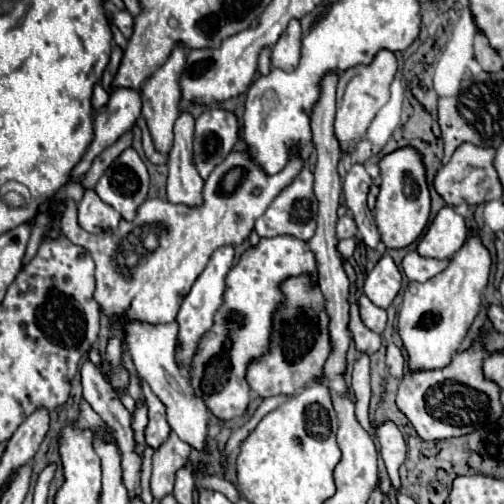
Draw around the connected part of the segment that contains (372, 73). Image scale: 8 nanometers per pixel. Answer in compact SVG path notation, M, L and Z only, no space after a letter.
M378 51L376 59L368 63L368 67L350 67L348 71L340 73L338 93L336 93L336 139L340 141L342 151L350 151L350 147L366 135L368 125L372 123L374 115L380 111L382 105L388 103L390 97L390 83L396 73L396 55L392 51Z

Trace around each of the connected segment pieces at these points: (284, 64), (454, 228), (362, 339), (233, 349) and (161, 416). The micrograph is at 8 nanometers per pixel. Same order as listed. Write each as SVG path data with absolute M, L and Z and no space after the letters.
M292 19L288 29L280 35L278 43L272 47L272 67L294 71L296 63L300 61L300 39L302 39L300 21Z
M442 207L434 217L432 225L418 243L418 253L422 257L450 259L458 253L468 237L466 221L452 207Z
M352 287L350 303L352 303L350 305L350 331L352 331L352 337L356 341L356 347L358 347L358 351L362 351L366 355L374 355L380 349L380 335L370 331L368 327L364 327L364 323L360 321L356 297L354 297L354 287Z
M292 235L260 239L258 245L248 247L240 255L240 261L226 275L224 303L216 311L214 325L204 333L204 339L200 339L188 369L194 395L200 395L200 399L208 403L208 411L220 421L244 415L250 405L252 389L246 381L246 369L252 361L268 353L272 315L284 301L280 283L296 275L310 275L314 283L318 279L314 253L306 245L306 241L292 239Z
M142 387L142 391L148 407L148 427L144 429L144 437L152 449L158 449L170 435L170 425L166 421L166 407L148 387Z

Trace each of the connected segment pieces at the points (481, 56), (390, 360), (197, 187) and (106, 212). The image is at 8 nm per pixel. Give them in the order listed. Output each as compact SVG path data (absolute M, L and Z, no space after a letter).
M478 31L476 33L476 39L474 39L474 55L476 55L476 61L480 63L480 67L488 73L496 73L502 69L502 59L500 55L490 47L488 39Z
M388 343L388 347L386 347L386 367L388 367L388 373L392 375L392 377L402 377L402 373L404 373L404 367L406 367L406 363L404 363L404 357L402 357L402 351L394 345L394 343Z
M180 113L174 123L174 145L168 153L168 201L172 203L202 203L204 181L192 163L192 135L194 117L190 113Z
M88 189L78 203L78 223L88 233L102 233L106 229L116 229L120 213L106 205L94 189Z

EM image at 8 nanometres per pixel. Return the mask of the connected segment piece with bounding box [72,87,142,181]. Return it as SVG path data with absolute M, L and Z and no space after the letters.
M118 87L116 91L112 91L108 105L94 117L94 141L90 143L84 159L74 167L72 171L74 181L80 181L80 177L88 171L96 155L100 155L106 147L116 143L116 139L120 139L134 127L140 109L142 109L140 89Z

